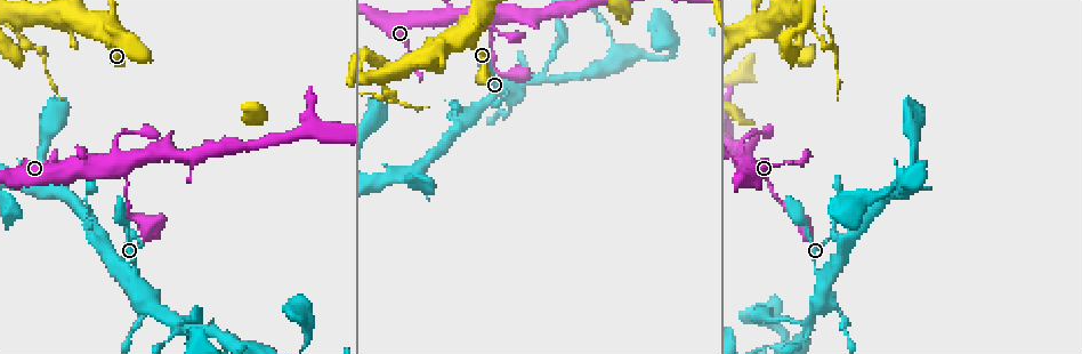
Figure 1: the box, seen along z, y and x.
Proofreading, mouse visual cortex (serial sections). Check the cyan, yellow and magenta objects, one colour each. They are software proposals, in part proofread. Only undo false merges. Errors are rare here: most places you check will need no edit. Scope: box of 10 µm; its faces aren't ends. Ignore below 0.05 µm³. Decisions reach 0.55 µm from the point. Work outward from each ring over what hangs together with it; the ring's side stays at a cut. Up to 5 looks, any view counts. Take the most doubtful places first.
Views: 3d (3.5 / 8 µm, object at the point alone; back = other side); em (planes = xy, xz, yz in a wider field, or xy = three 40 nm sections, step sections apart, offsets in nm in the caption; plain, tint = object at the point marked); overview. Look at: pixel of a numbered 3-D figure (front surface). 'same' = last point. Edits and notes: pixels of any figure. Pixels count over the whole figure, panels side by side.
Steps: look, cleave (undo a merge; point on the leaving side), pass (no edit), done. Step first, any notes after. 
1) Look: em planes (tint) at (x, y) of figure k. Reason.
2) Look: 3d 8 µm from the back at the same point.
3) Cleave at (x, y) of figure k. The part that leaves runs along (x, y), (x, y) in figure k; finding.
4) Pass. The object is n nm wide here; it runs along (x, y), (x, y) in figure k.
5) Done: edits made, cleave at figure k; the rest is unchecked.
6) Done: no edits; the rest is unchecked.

Look: 3d 8 µm from the back at (125, 168) of figure 1.

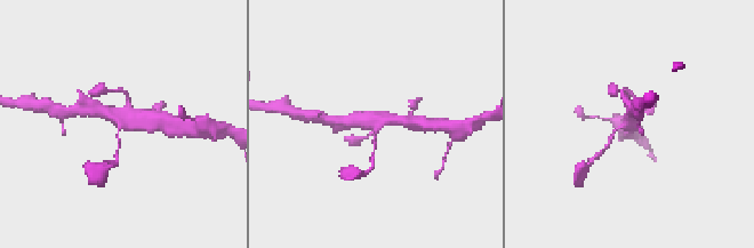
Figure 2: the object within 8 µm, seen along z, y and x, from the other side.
Look: em xy step 1 (tint) at the same point.

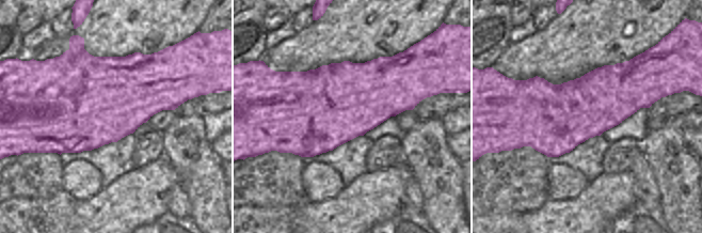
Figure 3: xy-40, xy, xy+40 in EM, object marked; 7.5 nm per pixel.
Pass. It runs along (633, 119), (619, 126), (604, 148) in figure 2; one cell here.

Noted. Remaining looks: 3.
Look: 3d 3.5 µm at (20, 30) of figure 1. Abrupt turn.

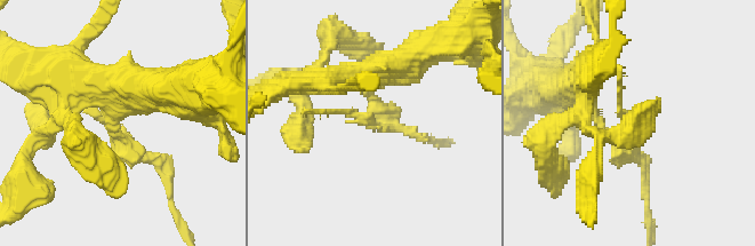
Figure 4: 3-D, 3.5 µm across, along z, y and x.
Look: em xy step 2 (tint) at (370, 121) of figure 4. The arms are 100, 150 nm wide; need the tissue.

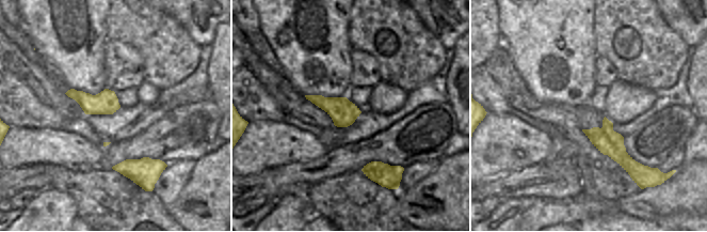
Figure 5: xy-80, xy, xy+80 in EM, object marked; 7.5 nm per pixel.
Cleave at (385, 121) of figure 4. A second cell is stuck on.

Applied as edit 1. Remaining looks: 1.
Done: edits made, cleave at figure 4; the rest is unchecked.

